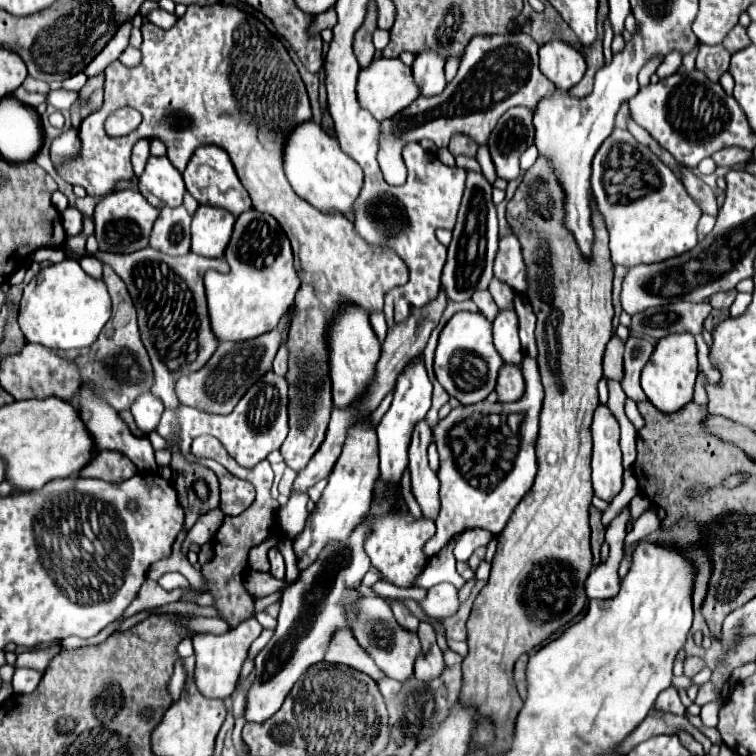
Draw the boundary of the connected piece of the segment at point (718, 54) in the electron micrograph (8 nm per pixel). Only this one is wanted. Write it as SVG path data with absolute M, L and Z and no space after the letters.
M700 44L698 46L698 56L696 56L696 68L704 74L708 74L708 78L712 82L718 82L720 76L728 70L730 64L730 52L718 44L718 46L708 46L708 44Z

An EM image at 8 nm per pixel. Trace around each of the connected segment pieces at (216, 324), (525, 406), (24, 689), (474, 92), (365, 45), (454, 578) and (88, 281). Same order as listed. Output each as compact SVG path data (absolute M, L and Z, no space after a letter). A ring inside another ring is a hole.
M248 210L236 218L234 232L230 238L230 244L224 252L226 262L230 264L228 274L220 274L214 270L208 270L204 276L204 286L206 286L206 300L208 300L208 316L210 316L210 326L216 336L216 340L232 340L232 342L242 342L256 338L260 334L266 334L276 328L280 322L282 314L288 312L288 308L294 304L294 296L300 288L300 278L294 270L294 260L292 260L292 248L290 240L280 228L280 224L270 216L270 214L260 214L256 210Z
M524 358L522 366L526 372L526 392L520 400L496 402L496 404L482 400L482 402L476 402L470 406L460 404L432 428L434 442L438 446L438 454L440 454L440 468L438 468L440 512L436 518L436 534L424 544L424 554L428 554L428 556L438 554L454 536L458 536L470 528L484 528L492 534L500 534L504 530L504 526L508 524L514 508L522 500L522 496L532 488L534 476L538 472L534 446L536 446L536 438L538 438L538 416L540 416L540 408L542 408L544 390L542 390L536 360ZM472 414L504 414L506 418L512 414L518 416L516 424L512 424L512 420L504 422L504 430L512 430L508 458L476 458L476 460L482 460L482 466L478 466L478 468L474 466L470 470L466 468L466 462L458 462L454 458L450 444L448 444L448 430L456 422L460 422L460 418L470 418Z
M16 668L14 680L12 680L14 692L16 692L16 694L30 694L32 690L36 690L40 678L42 678L42 674L38 674L36 670L30 670L30 668Z
M512 32L508 36L478 36L466 48L456 78L436 98L416 98L408 108L396 116L380 122L380 150L378 162L384 178L398 186L406 182L402 148L408 142L432 140L438 148L448 146L450 136L456 132L472 136L484 144L494 130L498 118L512 106L536 108L536 102L554 90L554 84L538 68L538 44L532 36Z
M370 2L368 18L364 20L364 26L356 32L356 38L354 38L354 54L362 68L368 66L368 62L372 62L374 58L374 44L372 44L374 30L376 30L376 4Z
M456 538L434 558L430 558L430 566L426 566L426 570L414 580L414 588L432 588L440 582L450 582L456 588L464 586L464 580L460 578L460 574L456 572L456 560L452 554Z
M66 258L60 264L52 264L44 270L40 270L30 284L24 288L24 296L20 302L20 314L18 314L18 324L20 330L24 332L28 342L34 344L42 344L46 348L58 348L58 350L72 350L72 348L86 348L90 346L100 330L104 328L104 324L110 318L110 294L108 288L104 284L104 280L96 280L92 276L88 276L80 264L76 260Z

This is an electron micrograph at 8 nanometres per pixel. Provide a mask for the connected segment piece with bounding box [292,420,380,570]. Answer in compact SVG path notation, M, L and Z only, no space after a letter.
M364 420L360 426L354 426L348 432L348 442L344 444L344 450L332 468L326 490L322 492L320 500L316 502L314 512L310 512L304 530L292 540L300 570L306 570L318 558L318 554L324 550L324 546L328 546L328 542L350 538L350 534L362 524L364 516L370 510L372 486L378 476L380 476L380 472L378 472L376 430L370 430L368 420Z

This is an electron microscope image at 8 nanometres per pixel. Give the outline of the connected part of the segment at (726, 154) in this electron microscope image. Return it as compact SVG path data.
M728 146L728 148L722 148L718 150L716 154L712 154L716 166L736 166L736 164L744 164L752 158L752 152L750 150L744 150L744 148L738 148L738 146Z

